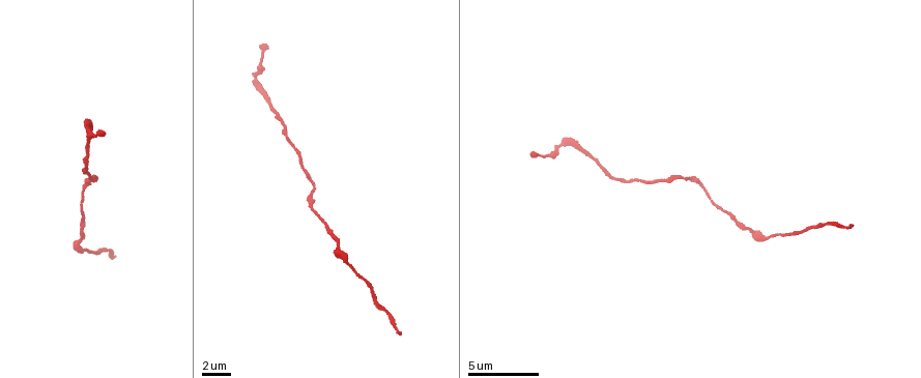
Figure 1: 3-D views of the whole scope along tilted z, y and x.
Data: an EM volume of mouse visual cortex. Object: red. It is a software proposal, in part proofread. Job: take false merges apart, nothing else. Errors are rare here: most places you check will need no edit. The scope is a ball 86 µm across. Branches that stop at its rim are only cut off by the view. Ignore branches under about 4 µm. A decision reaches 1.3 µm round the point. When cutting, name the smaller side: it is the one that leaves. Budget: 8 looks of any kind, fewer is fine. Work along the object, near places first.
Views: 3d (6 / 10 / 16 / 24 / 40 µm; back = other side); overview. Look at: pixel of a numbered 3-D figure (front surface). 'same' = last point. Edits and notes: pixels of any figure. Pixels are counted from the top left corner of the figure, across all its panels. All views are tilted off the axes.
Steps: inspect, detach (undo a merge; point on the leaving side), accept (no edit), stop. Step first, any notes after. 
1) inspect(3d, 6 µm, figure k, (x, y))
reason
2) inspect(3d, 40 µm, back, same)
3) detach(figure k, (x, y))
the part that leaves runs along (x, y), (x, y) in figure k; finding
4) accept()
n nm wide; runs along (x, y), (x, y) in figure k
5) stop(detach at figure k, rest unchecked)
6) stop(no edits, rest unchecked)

inspect(3d, 6 µm, figure 1, (284, 127))
calibre changes

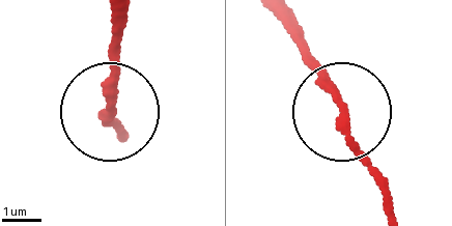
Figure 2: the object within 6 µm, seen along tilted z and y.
inspect(3d, 6 µm, back, figure 2, (109, 109))

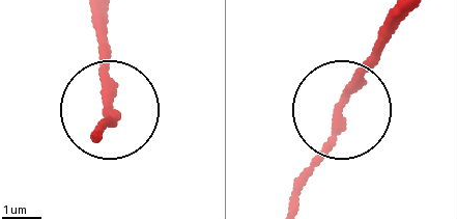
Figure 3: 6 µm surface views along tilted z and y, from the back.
accept()
runs along (289, 207), (387, 25) in figure 3; one neuron here

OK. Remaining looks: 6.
inspect(3d, 6 µm, figure 1, (691, 179))

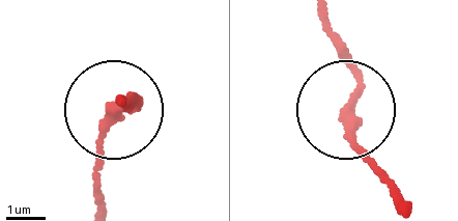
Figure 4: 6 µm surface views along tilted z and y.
inspect(3d, 6 µm, back, figure 4, (115, 111))

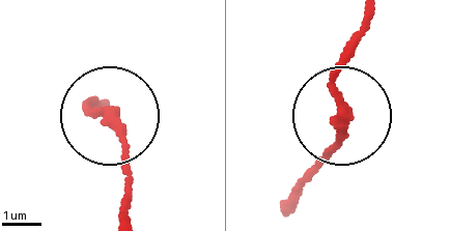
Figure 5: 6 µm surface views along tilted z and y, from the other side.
accept()
runs along (337, 113), (331, 71), (362, 21) in figure 5; all the same neuron

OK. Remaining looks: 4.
inspect(3d, 16 µm, figure 1, (255, 76))
thick turns thin

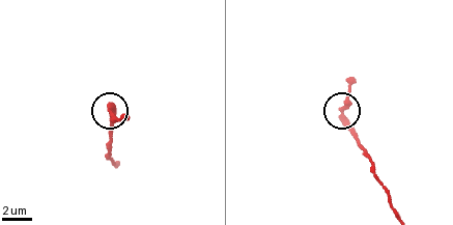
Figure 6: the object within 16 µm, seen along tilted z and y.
accept()
360 nm wide; all the same neuron

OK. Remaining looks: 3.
inspect(3d, 6 µm, figure 1, (80, 247))
sudden change in width

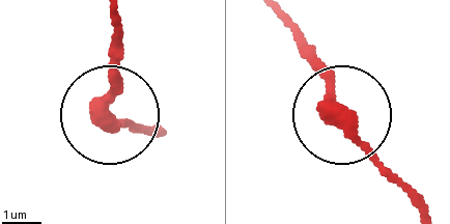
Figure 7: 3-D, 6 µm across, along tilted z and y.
inspect(3d, 6 µm, back, figure 7, (345, 126))

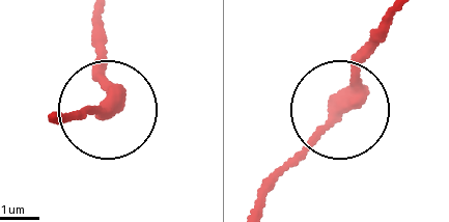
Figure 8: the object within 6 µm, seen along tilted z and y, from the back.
accept()
360 nm wide; runs along (102, 15), (107, 108), (66, 115) in figure 8; continuous, no second neuron

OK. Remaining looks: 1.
stop(no edits, rest unchecked)

